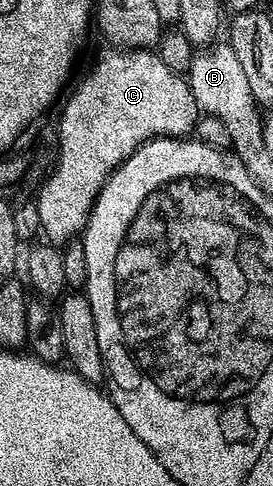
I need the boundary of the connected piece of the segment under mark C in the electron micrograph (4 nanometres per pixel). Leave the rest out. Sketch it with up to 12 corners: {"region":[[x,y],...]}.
{"region":[[103,47],[58,116],[36,195],[55,246],[141,144],[186,138],[189,79]]}

